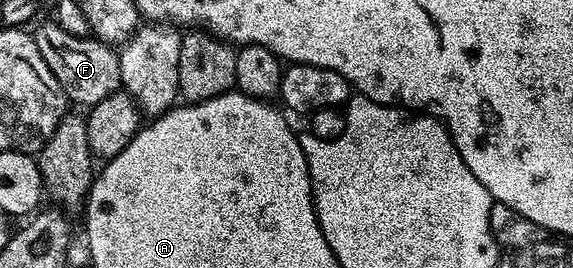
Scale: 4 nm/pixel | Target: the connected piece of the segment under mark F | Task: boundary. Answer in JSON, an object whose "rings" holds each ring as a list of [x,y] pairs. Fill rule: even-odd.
{"rings":[[[48,20],[34,30],[38,48],[42,52],[42,60],[56,77],[56,83],[69,103],[77,102],[80,108],[91,108],[98,100],[106,100],[106,96],[117,93],[120,85],[120,59],[117,51],[109,45],[93,40],[91,37],[79,38],[70,36],[55,20]]]}

